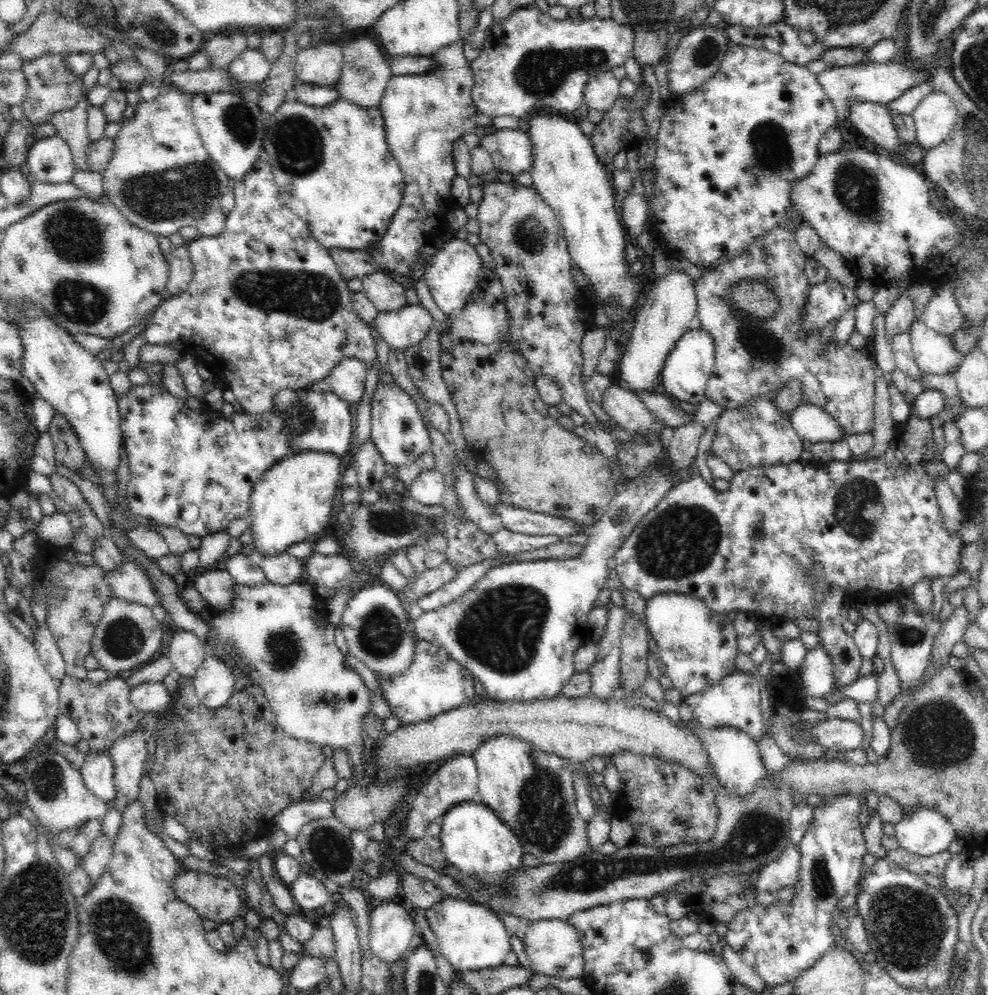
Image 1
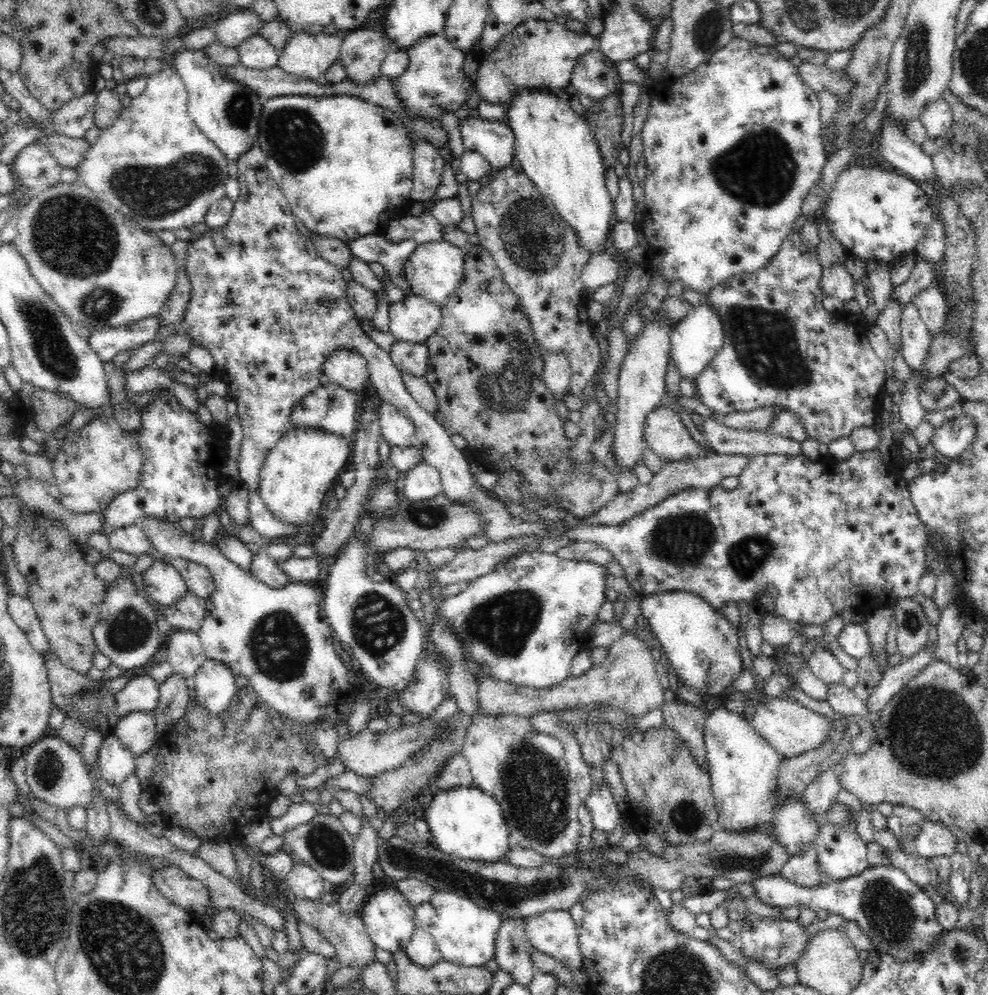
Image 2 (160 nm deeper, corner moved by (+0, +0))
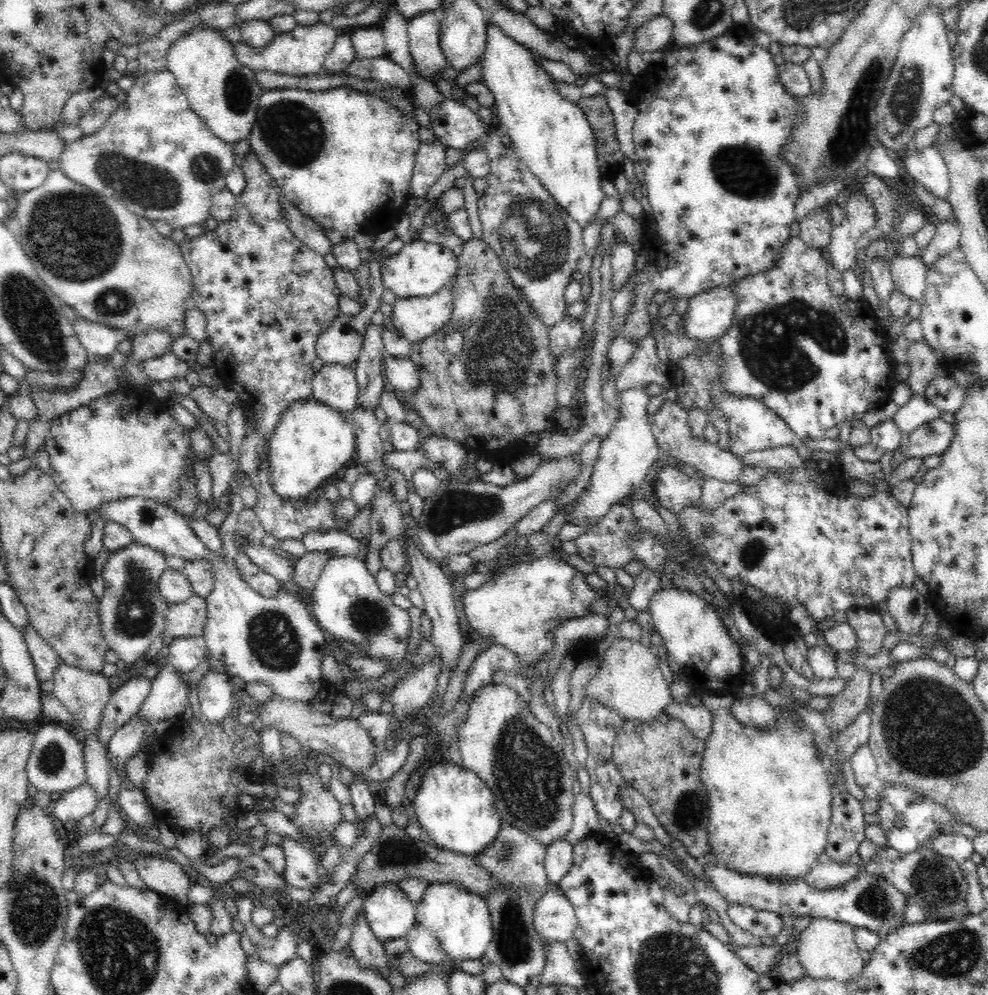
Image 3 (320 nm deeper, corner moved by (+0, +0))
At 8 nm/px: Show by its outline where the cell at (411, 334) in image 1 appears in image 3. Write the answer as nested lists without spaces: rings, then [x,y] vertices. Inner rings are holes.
[[[450,284],[431,297],[396,299],[389,324],[411,343],[436,334],[451,320],[454,306],[452,290]]]

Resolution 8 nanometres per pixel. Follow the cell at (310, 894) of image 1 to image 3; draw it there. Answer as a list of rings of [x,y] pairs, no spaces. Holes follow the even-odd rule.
[[[282,837],[280,847],[286,859],[282,875],[288,885],[314,890],[326,880],[317,857],[308,847],[302,847],[290,837]]]

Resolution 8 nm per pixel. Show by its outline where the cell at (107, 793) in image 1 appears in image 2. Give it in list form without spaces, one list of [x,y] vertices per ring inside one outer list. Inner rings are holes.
[[[115,734],[105,736],[104,743],[98,750],[98,769],[99,776],[109,785],[119,787],[135,769],[134,753],[125,748]]]

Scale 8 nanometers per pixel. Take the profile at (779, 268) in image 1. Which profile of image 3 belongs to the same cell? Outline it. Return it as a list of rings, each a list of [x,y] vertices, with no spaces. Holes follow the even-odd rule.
[[[791,237],[784,248],[782,254],[778,258],[778,262],[769,269],[762,272],[745,276],[737,280],[734,286],[734,293],[738,297],[738,304],[734,319],[726,334],[723,334],[716,342],[709,346],[711,351],[720,353],[722,362],[720,362],[720,374],[718,381],[724,386],[724,391],[734,395],[734,397],[754,397],[764,403],[770,410],[773,410],[786,424],[794,431],[794,434],[802,440],[820,440],[820,438],[838,438],[840,436],[840,427],[845,420],[852,421],[860,418],[869,410],[878,410],[891,405],[890,390],[892,390],[894,380],[895,360],[892,358],[889,338],[885,328],[881,325],[881,321],[877,318],[876,312],[862,299],[852,300],[848,296],[835,296],[828,285],[828,278],[825,272],[825,256],[823,250],[807,246],[801,238]]]

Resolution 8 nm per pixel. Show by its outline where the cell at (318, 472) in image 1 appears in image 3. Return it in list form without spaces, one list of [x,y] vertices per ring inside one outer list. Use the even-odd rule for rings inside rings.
[[[312,395],[303,401],[291,402],[288,410],[281,414],[277,427],[270,433],[270,483],[278,496],[286,500],[306,499],[312,490],[352,460],[356,448],[356,435],[340,411],[324,405]]]

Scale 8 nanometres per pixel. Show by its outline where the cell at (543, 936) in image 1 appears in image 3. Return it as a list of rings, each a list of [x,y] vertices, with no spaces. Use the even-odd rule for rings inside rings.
[[[554,889],[544,893],[536,903],[533,923],[544,942],[566,944],[573,937],[577,918],[570,899],[561,889]]]

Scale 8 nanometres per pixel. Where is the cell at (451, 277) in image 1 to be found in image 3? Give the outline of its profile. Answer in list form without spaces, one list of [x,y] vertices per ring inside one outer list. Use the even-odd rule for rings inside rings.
[[[414,240],[405,244],[397,254],[390,255],[381,269],[384,288],[395,294],[395,298],[431,297],[443,286],[450,285],[458,269],[458,252],[440,244]]]

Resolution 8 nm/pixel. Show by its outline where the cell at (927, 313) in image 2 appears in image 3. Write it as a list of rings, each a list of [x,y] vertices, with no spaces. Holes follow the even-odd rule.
[[[898,253],[889,263],[891,277],[894,284],[910,300],[916,300],[921,304],[925,289],[926,265],[922,263],[919,256],[903,258]]]

